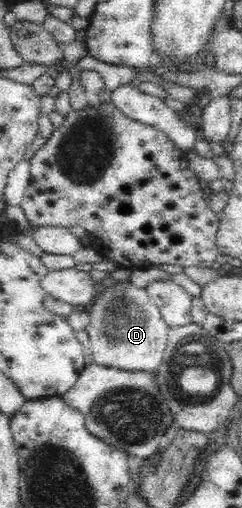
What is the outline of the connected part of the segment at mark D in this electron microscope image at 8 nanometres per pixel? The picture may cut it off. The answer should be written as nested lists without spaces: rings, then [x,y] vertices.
[[[130,278],[120,279],[114,285],[99,286],[87,309],[88,325],[86,325],[85,331],[90,335],[90,345],[87,350],[88,360],[109,369],[155,374],[163,361],[170,327],[162,319],[159,307],[152,301],[146,288],[136,287]]]

